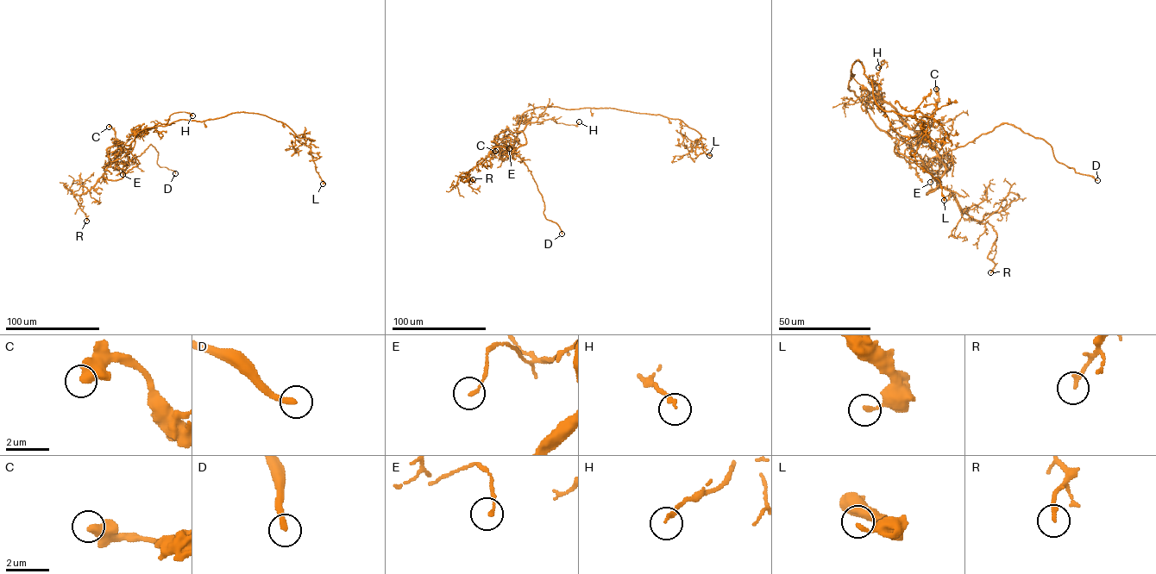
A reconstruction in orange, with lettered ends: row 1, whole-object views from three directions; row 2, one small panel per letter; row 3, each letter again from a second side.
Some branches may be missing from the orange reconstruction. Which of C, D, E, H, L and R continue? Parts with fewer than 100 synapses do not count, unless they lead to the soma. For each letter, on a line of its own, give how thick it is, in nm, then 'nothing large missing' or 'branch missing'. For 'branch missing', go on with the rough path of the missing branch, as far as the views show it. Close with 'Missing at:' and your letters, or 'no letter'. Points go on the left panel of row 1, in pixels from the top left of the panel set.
C: calibre 360 nm; nothing large missing
D: calibre 280 nm; branch missing; course (175, 173), (175, 165), (170, 157)
E: calibre 140 nm; nothing large missing
H: calibre 160 nm; nothing large missing
L: calibre 180 nm; nothing large missing
R: calibre 160 nm; nothing large missing
Missing at: D

